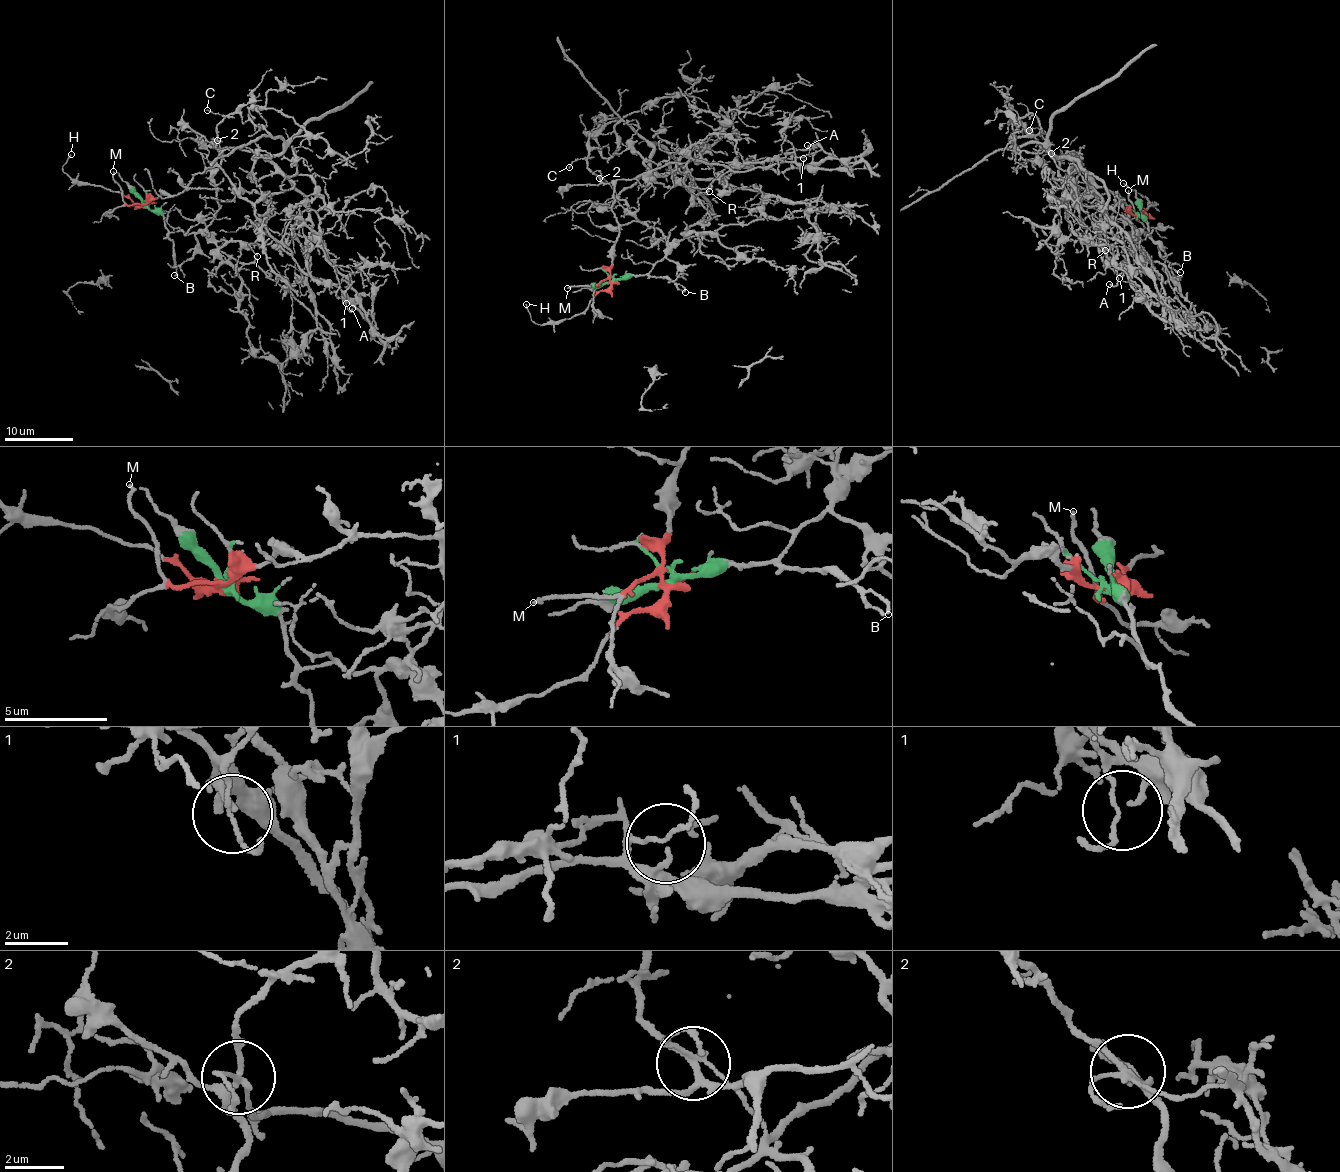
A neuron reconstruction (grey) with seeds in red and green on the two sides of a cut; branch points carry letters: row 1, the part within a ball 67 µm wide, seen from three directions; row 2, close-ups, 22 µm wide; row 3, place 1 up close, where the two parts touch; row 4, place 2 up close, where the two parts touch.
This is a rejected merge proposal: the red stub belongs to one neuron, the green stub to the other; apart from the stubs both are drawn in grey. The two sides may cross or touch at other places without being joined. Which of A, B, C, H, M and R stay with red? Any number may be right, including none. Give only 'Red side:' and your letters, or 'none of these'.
Red side: A, C, H, M, R

